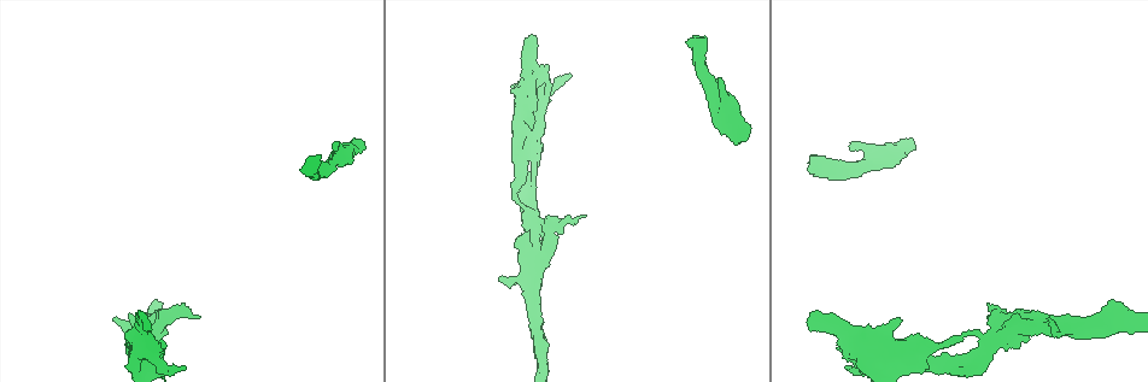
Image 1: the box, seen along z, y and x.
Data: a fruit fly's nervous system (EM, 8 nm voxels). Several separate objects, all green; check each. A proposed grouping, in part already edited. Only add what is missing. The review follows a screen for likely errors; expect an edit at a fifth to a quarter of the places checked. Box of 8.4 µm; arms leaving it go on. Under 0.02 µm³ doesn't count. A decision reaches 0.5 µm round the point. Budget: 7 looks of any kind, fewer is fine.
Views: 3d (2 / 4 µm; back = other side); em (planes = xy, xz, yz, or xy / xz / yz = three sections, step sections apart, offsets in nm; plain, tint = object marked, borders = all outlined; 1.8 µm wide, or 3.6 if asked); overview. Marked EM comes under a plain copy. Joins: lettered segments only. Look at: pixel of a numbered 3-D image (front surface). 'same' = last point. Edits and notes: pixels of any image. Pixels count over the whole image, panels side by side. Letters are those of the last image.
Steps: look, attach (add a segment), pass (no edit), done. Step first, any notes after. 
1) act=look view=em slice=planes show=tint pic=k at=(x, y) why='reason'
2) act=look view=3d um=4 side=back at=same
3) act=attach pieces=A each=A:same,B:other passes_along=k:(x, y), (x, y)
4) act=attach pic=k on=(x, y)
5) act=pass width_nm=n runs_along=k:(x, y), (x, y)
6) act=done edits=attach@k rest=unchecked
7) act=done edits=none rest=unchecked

act=look view=3d um=2 pic=1 at=(200, 317) why='branch stops here'

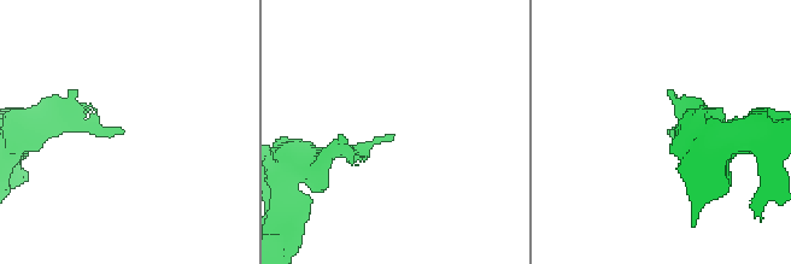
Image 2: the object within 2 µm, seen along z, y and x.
act=look view=em slice=xz step=16 show=borders pic=2 at=(120, 132) why='need the tissue'

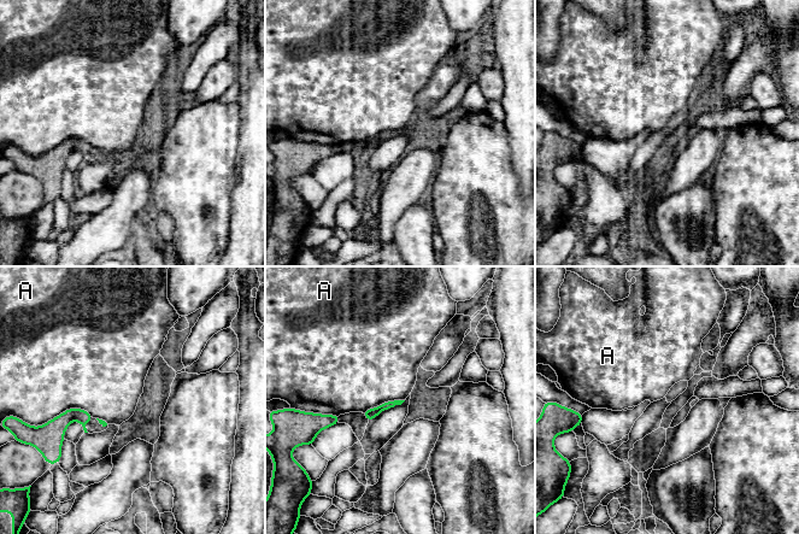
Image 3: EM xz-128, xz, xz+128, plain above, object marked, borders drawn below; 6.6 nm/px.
act=pass each=A:other border=3:(94, 417), (69, 408), (51, 420) found='no lettered segment goes on from it'

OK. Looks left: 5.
act=look view=em slice=xy step=4 show=borders pic=1 at=(499, 277) why='branch stops here'

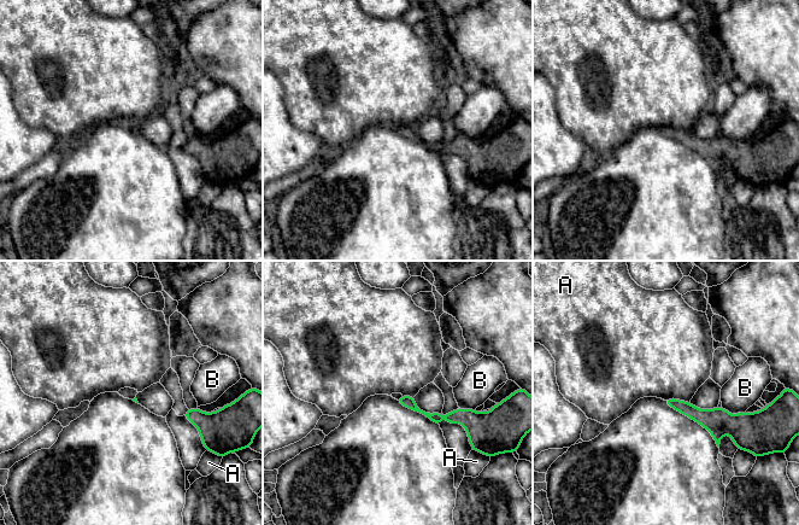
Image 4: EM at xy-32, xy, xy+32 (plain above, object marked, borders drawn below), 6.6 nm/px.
act=look view=em slice=planes show=borders at=same

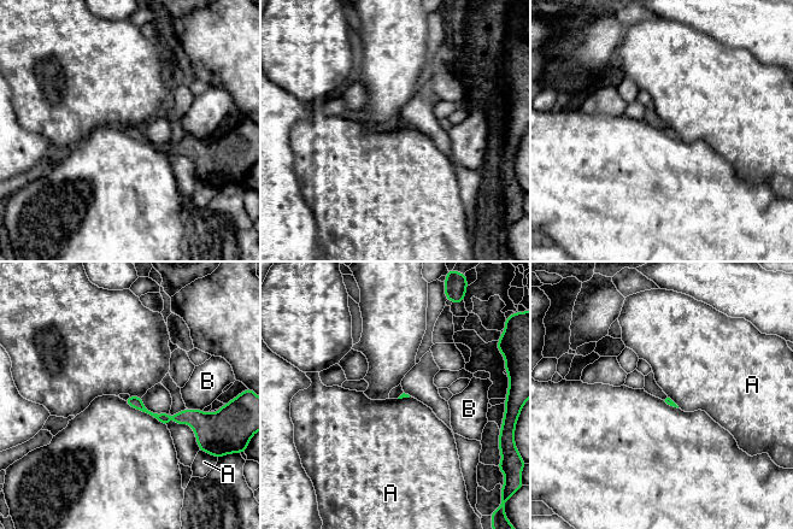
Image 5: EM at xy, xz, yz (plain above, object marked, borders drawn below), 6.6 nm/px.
act=pass each=A:other,B:other border=5:(130, 395), (140, 398) found='no lettered segment goes on from it'

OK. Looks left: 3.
act=look view=em um=3.6 slice=planes show=tint pic=1 at=(809, 161) why='an open end'

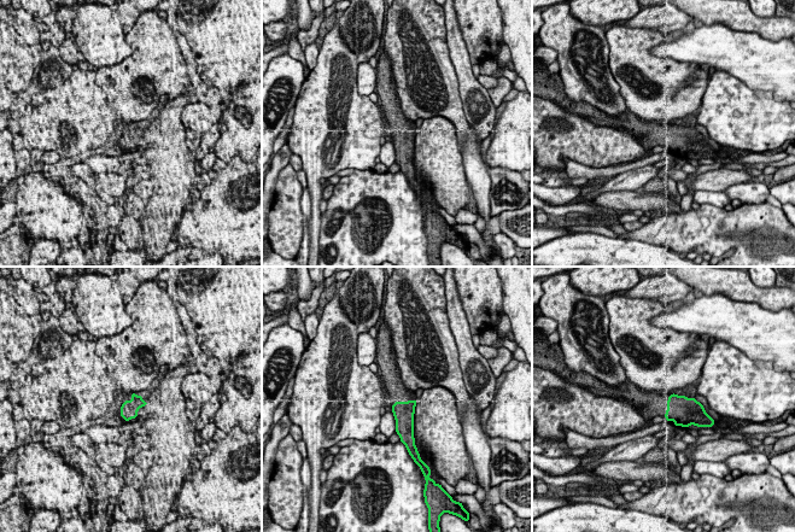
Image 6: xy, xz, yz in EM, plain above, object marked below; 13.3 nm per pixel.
act=look view=em um=3.6 slice=planes show=borders at=same why='what lies round it'

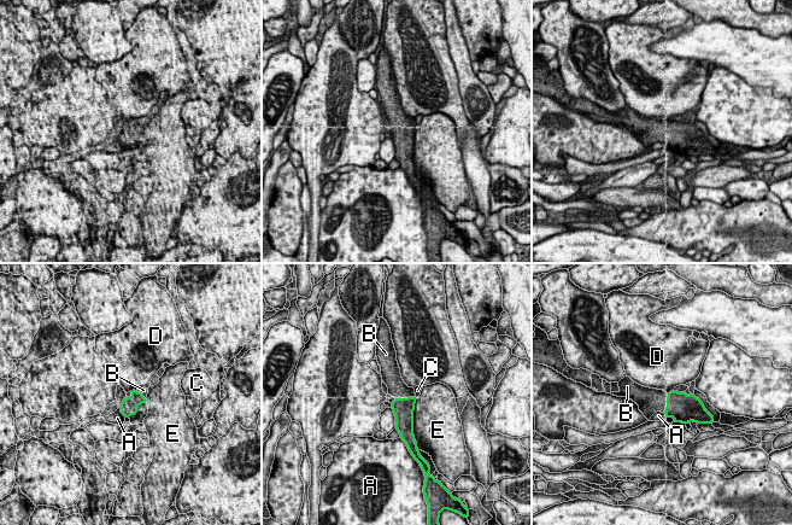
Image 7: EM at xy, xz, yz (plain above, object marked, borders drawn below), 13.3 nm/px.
act=attach pieces=B longest_contact=E:550nm each=A:other,B:same,C:other,D:other,E:other found='it goes on there'

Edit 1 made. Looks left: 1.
act=done edits=attach@7 rest=unchecked

